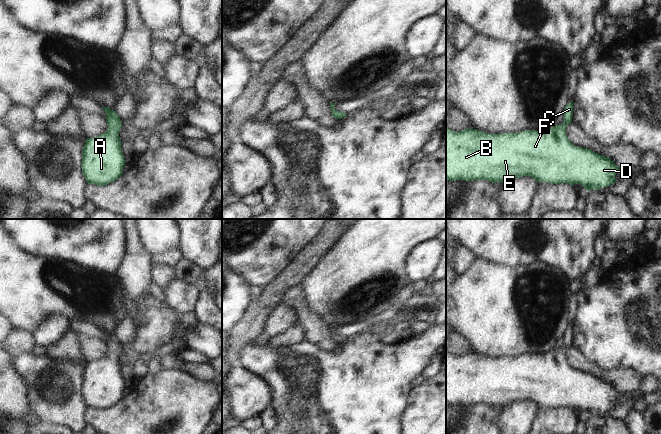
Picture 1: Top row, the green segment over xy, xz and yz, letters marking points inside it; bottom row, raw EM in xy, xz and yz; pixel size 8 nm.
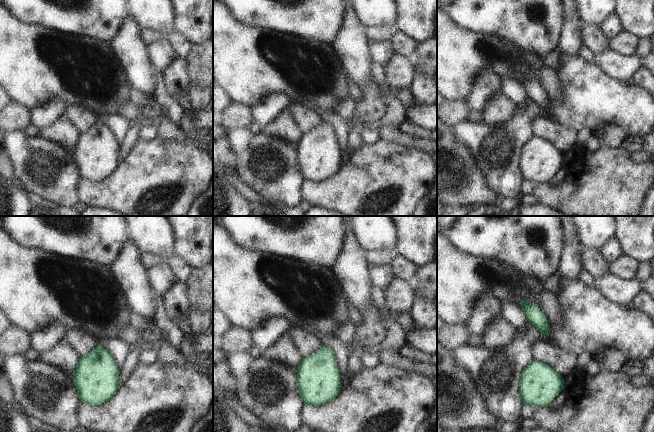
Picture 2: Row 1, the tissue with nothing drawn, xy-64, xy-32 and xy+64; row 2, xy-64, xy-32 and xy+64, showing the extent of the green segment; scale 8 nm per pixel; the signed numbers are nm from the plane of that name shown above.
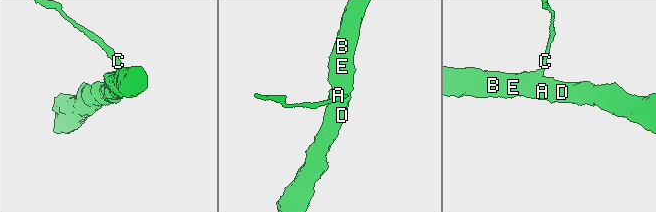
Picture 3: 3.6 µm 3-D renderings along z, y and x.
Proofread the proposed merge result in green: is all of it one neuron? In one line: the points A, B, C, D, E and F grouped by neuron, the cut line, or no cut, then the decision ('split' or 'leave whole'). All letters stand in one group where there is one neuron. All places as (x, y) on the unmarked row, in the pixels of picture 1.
groups A B C D E F; cut none; leave whole

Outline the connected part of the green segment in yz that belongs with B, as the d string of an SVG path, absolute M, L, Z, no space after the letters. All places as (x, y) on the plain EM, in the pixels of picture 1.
M573 325L564 332L564 345L546 354L524 354L517 357L489 358L470 352L454 356L446 351L446 404L487 404L505 407L513 402L531 400L538 406L552 408L581 408L587 415L598 414L616 407L615 399L621 394L609 381L590 373L573 369L567 362L566 351L572 346Z

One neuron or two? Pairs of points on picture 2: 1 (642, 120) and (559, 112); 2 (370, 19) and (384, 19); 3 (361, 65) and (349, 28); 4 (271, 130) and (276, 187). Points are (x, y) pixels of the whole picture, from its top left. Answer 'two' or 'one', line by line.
1: one
2: one
3: one
4: two

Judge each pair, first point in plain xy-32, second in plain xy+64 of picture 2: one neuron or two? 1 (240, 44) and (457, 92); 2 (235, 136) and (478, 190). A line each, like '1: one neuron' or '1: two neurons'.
1: one neuron
2: two neurons

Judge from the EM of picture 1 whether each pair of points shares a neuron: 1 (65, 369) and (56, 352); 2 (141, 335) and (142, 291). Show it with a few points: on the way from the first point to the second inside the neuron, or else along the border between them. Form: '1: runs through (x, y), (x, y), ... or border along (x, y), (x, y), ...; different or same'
1: border along (46, 355), (53, 359), (66, 359), (83, 363); different
2: border along (150, 295), (136, 303); different

